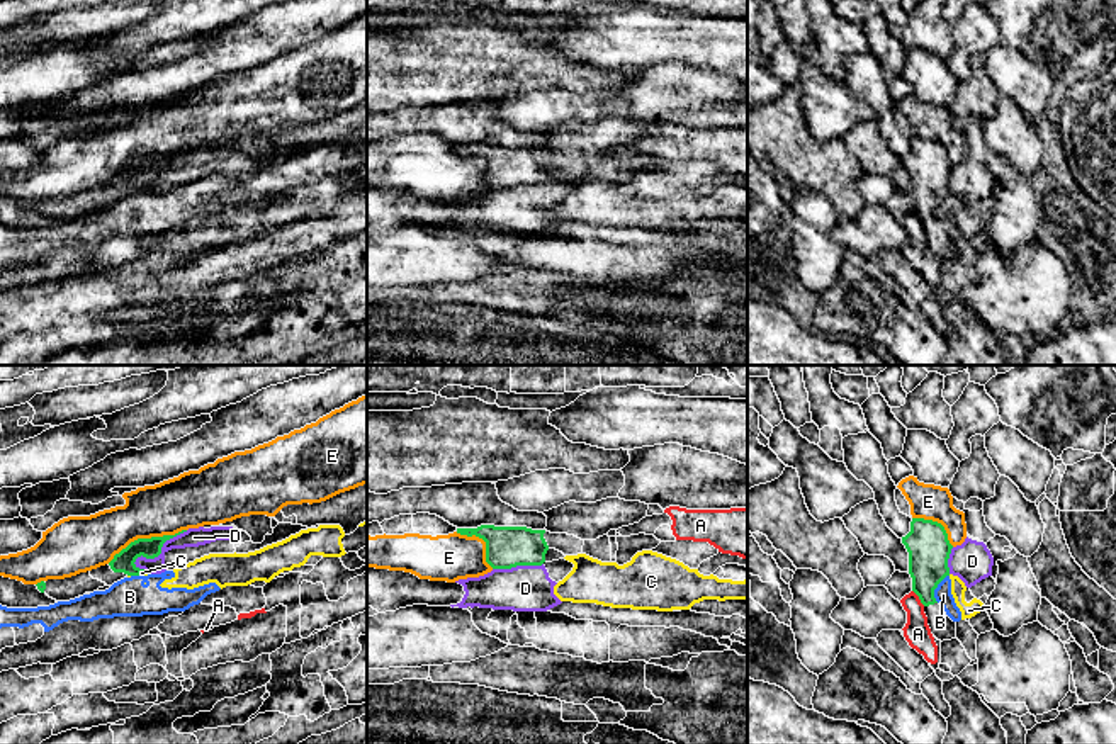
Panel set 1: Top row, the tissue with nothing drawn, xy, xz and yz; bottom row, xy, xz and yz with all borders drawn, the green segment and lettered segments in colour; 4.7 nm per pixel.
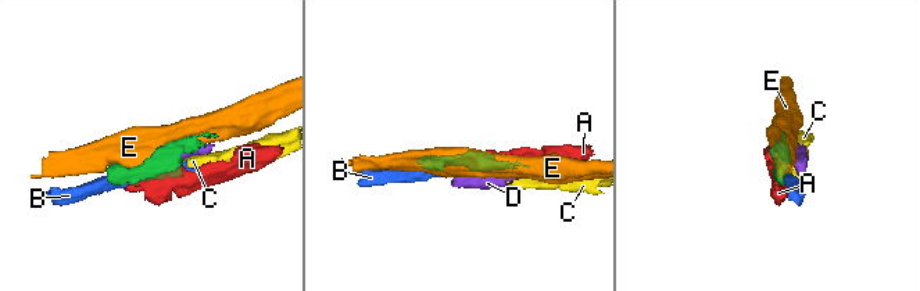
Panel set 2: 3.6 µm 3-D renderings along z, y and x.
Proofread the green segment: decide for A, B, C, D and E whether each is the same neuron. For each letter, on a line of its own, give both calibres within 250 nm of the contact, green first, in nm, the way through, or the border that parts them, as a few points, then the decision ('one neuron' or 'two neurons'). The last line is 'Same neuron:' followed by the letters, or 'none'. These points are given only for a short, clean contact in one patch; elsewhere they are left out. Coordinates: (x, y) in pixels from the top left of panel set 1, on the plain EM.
A: 200/120 nm | along yz (913, 209), (924, 225) | two neurons
B: 200/80 nm | two neurons
C: 100/20 nm | along xy (145, 191), (138, 194) | two neurons
D: 100/90 nm | along xy (187, 150), (170, 157), (157, 175), (140, 175), (135, 186) | two neurons
E: 100/260 nm | two neurons
Same neuron: none

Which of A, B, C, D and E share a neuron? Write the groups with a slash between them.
A / B C / D / E

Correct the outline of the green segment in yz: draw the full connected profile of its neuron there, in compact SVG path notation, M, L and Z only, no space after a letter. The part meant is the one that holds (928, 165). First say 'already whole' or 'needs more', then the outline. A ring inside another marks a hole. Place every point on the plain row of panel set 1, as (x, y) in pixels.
needs more; M912 138L910 151L902 156L902 163L909 172L912 211L924 224L931 253L941 262L955 258L956 241L934 217L938 204L950 195L948 178L953 165L944 146L933 139Z

